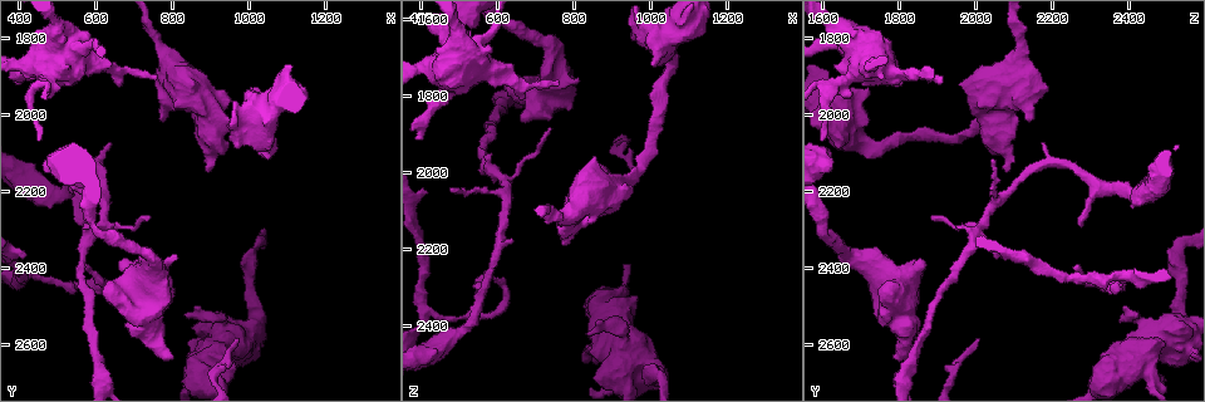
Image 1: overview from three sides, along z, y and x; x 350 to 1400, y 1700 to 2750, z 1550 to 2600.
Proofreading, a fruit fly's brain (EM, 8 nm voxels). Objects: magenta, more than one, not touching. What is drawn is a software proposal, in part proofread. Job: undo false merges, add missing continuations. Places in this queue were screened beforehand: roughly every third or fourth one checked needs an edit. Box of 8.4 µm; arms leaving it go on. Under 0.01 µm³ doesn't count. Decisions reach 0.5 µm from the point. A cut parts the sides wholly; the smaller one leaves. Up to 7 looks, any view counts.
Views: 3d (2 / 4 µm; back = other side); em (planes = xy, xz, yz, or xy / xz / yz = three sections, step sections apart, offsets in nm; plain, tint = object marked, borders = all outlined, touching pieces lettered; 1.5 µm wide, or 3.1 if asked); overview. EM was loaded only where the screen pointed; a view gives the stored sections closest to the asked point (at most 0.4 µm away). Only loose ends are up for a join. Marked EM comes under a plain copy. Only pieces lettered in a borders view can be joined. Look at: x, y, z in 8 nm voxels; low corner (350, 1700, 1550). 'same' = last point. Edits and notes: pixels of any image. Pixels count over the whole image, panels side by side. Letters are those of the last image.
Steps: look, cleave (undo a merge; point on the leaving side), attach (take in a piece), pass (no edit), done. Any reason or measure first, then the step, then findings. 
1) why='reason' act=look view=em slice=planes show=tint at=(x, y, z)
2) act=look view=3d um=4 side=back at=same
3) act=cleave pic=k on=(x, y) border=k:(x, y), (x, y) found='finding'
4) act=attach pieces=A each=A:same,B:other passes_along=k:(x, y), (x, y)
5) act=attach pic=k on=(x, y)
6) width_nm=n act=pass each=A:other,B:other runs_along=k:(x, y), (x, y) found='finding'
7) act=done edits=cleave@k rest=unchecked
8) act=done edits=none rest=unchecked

why='thin end' act=look view=em slice=planes show=borders at=(485, 2125, 2040)

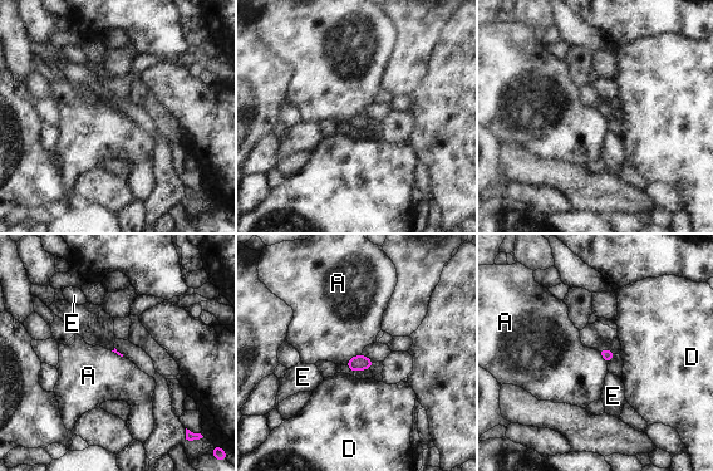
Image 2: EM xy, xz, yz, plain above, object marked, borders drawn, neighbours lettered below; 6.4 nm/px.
act=pass each=A:other,D:other,E:other border=2:(360, 353), (352, 357), (344, 364) found='no lettered piece goes on from it'

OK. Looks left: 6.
why='free end' act=look view=em slice=planes show=borders at=(890, 2135, 2075)

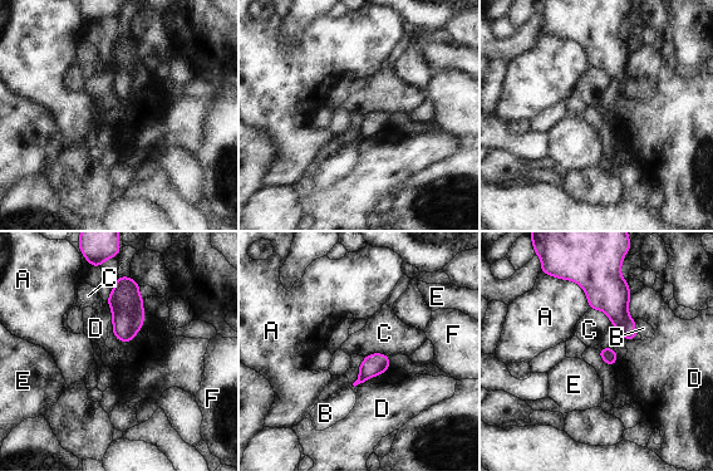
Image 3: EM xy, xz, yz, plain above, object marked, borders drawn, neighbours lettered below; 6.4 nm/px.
act=attach pieces=B each=A:other,B:same,C:other,D:other,E:other,F:other passes_along=3:(611, 295), (634, 327), (643, 328) found='the neuron continues'

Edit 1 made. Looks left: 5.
act=look view=overview

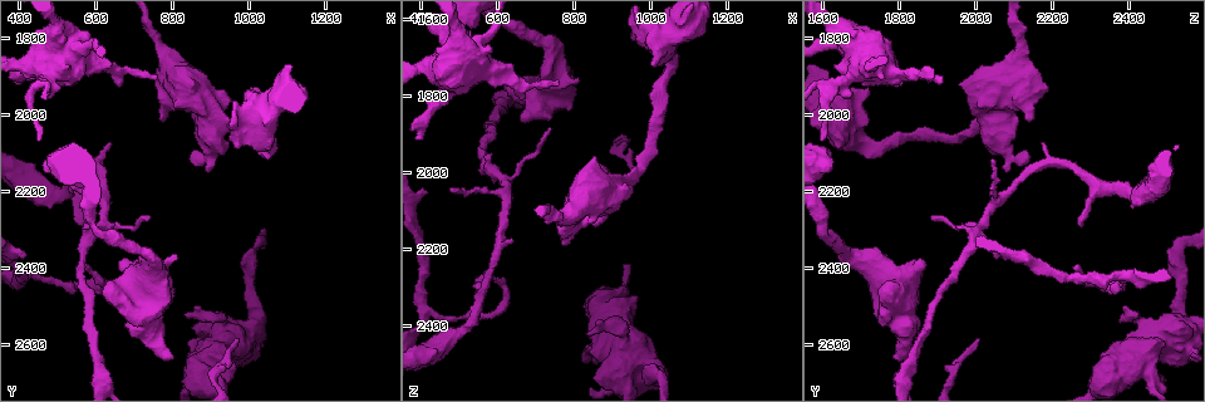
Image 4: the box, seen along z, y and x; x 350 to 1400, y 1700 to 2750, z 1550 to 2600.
why='free end' act=look view=em slice=yz step=4 show=borders at=(820, 2370, 1760)

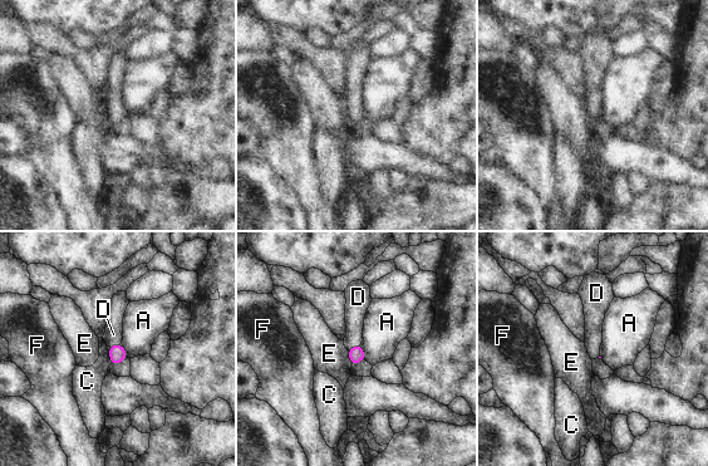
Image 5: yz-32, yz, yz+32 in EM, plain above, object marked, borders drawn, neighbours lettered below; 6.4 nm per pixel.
act=attach pieces=D each=A:other,C:other,D:same,E:other,F:other passes_along=5:(357, 354), (353, 347), (355, 308) found='the neuron continues'

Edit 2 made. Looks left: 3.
act=done edits=attach@3,attach@5 rest=unchecked

